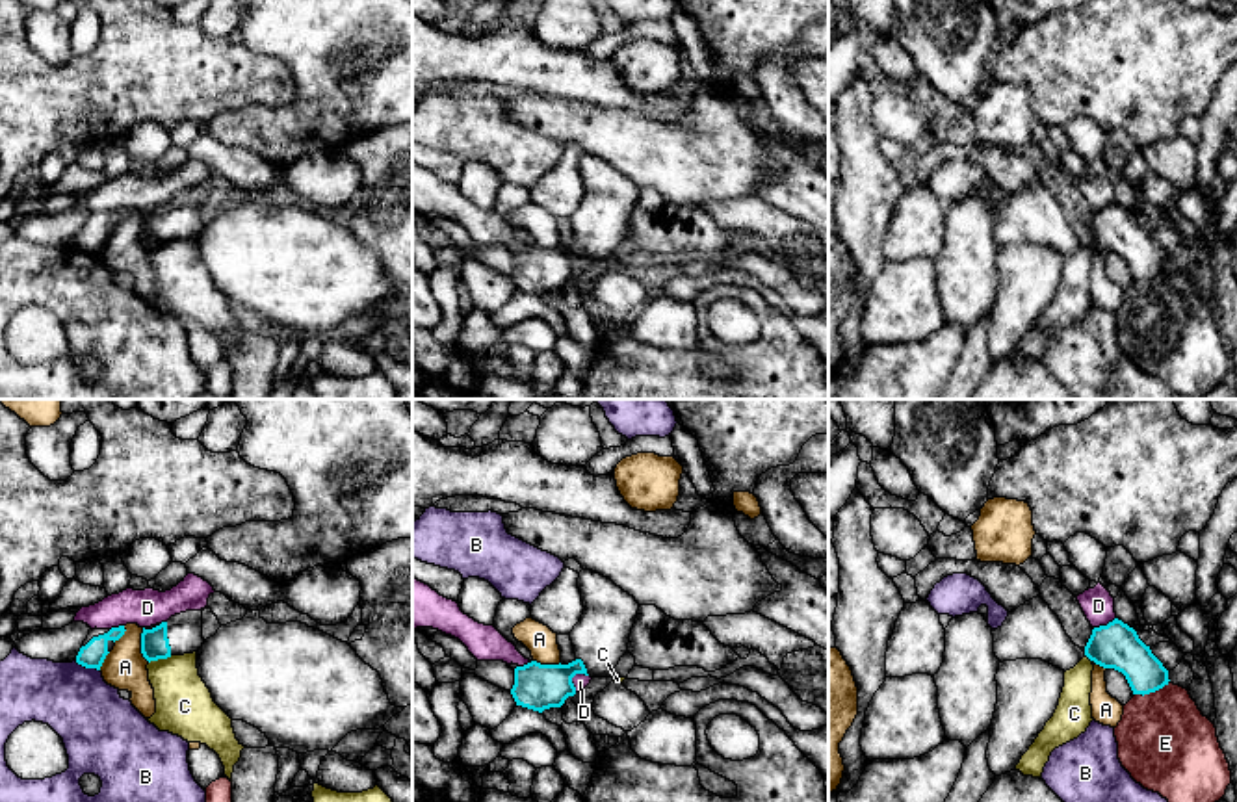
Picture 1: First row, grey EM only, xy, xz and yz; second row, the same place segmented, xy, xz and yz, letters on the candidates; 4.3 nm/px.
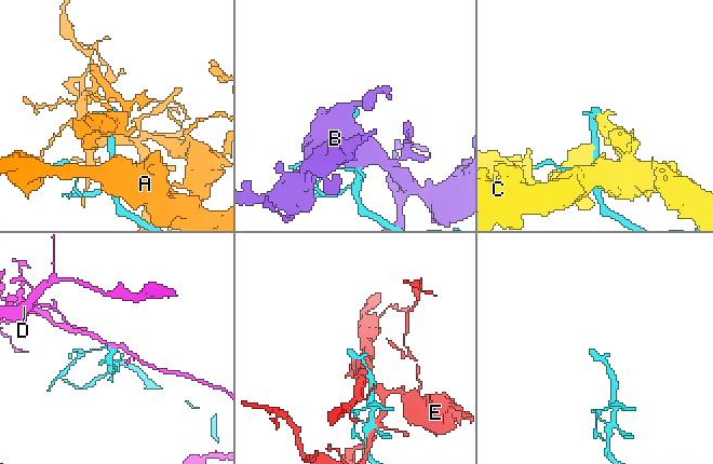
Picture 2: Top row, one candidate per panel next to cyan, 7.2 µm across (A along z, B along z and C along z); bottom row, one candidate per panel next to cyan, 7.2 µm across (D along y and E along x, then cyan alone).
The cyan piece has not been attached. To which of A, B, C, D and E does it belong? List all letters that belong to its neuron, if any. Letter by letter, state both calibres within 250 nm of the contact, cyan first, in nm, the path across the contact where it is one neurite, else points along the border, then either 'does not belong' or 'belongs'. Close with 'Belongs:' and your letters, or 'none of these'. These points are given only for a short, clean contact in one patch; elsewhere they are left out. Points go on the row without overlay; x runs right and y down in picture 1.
A: 130/190 nm | along xy (142, 212), (142, 238), (149, 245) | does not belong
B: 110/320 nm | does not belong
C: 130/260 nm | does not belong
D: 200/70 nm | along xz (587, 258), (572, 262), (574, 275) | does not belong
E: 190/400 nm | does not belong
Belongs: none of these

